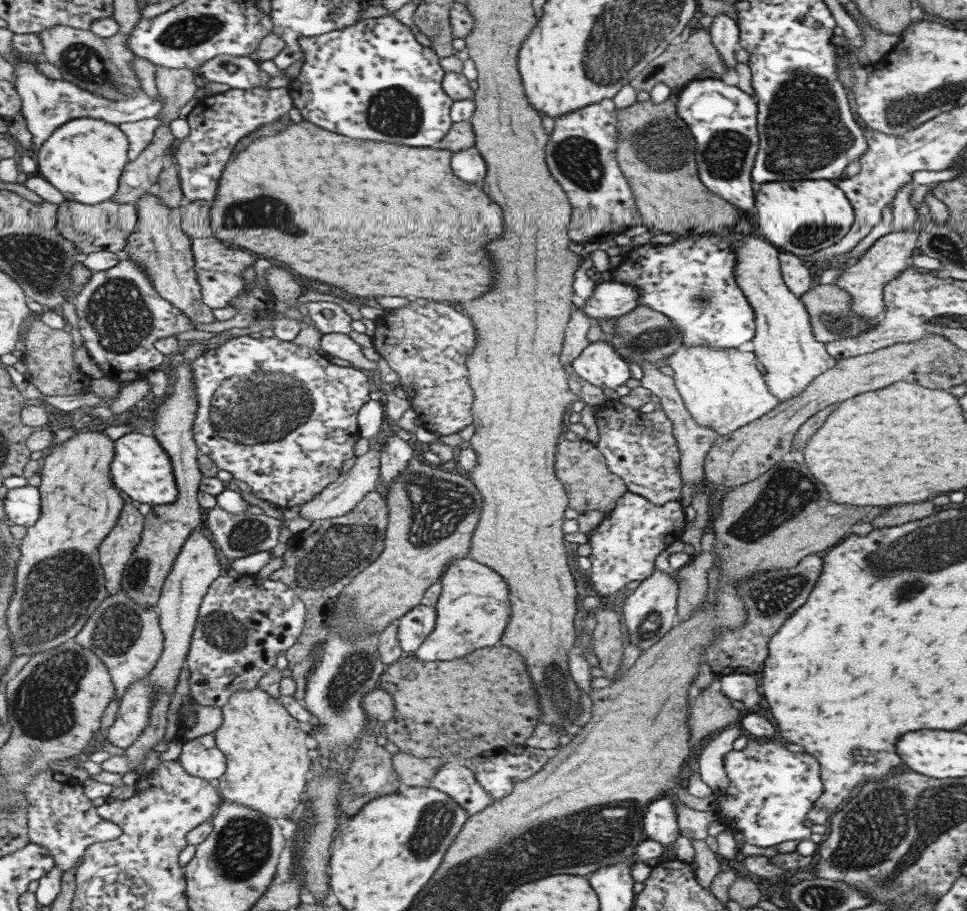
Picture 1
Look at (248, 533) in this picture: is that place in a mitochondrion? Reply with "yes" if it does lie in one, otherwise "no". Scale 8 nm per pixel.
yes

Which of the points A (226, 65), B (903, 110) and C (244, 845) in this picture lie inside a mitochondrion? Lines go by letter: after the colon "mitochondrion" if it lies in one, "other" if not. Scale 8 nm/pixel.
A: mitochondrion
B: mitochondrion
C: mitochondrion

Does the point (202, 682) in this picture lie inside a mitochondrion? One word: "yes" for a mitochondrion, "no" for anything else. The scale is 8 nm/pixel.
no

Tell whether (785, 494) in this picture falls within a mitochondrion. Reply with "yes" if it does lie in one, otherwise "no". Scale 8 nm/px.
yes

